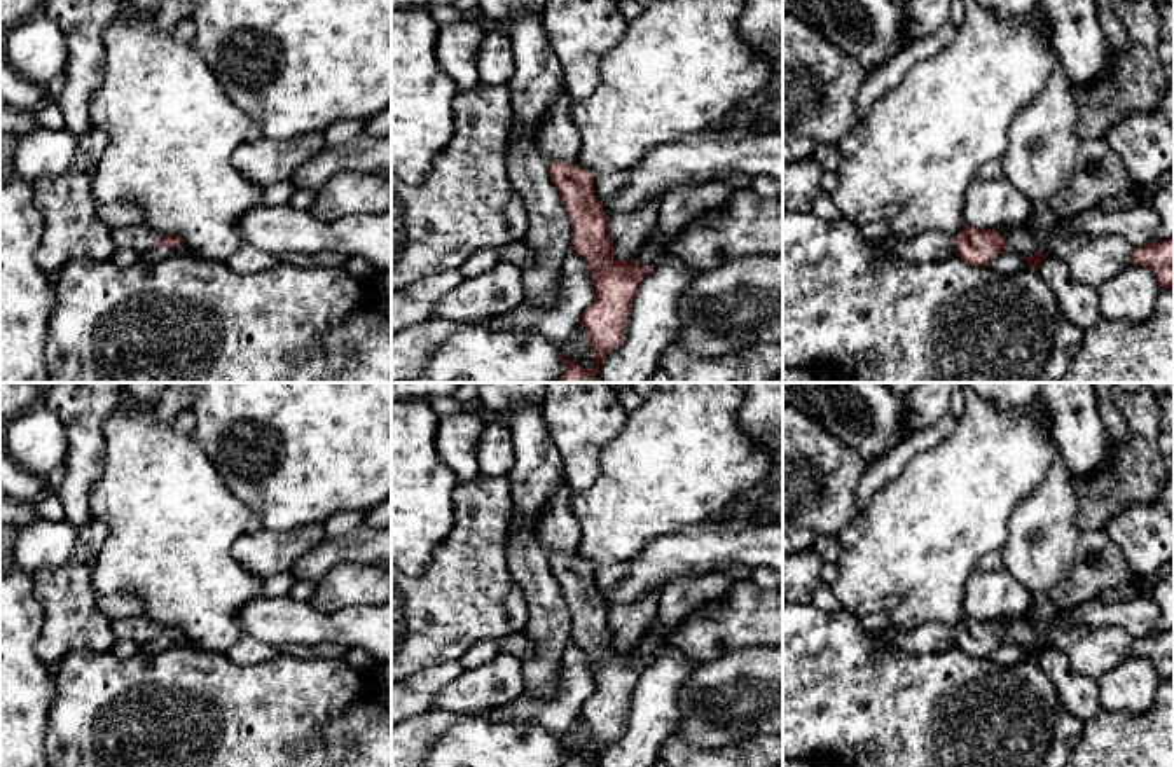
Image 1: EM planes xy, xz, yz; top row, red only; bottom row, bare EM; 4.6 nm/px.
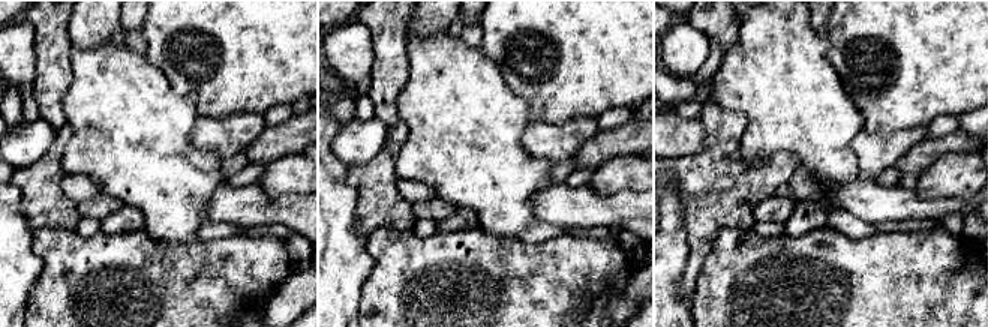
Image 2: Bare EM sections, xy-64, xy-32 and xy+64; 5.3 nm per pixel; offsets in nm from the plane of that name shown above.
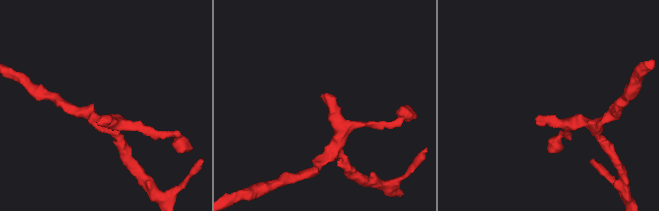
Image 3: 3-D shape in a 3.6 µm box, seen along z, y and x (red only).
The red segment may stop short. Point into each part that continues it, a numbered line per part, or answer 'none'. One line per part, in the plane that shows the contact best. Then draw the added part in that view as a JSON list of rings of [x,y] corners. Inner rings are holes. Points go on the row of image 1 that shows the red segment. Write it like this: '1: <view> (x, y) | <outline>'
1: xy (158, 254) | [[[178,241],[169,250],[157,245],[154,250],[142,255],[142,259],[145,259],[145,260],[162,260],[162,259],[175,257],[175,255],[183,255],[183,253],[189,253],[189,250],[183,243]]]

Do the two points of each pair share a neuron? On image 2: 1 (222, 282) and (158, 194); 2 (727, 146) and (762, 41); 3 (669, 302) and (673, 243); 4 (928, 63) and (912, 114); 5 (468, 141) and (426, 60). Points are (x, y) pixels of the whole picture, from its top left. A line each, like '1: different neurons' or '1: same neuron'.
1: different neurons
2: different neurons
3: same neuron
4: same neuron
5: same neuron

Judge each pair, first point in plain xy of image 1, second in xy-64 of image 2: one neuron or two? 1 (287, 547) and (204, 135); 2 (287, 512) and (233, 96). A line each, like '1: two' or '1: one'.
1: one
2: one

